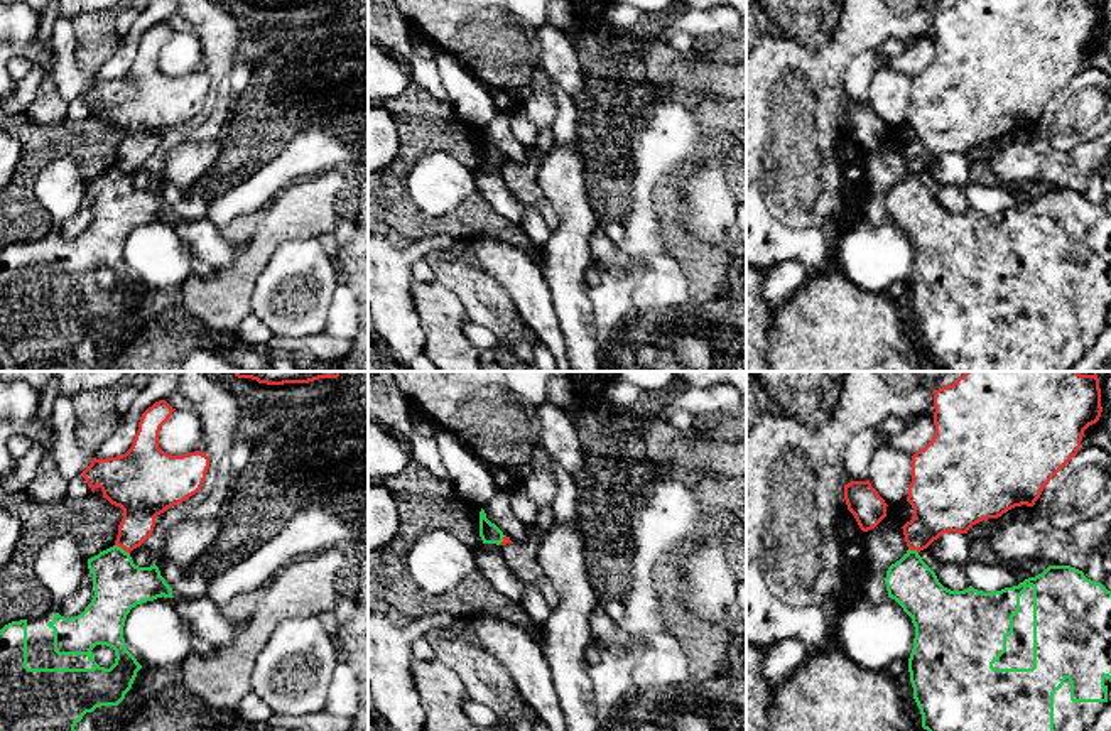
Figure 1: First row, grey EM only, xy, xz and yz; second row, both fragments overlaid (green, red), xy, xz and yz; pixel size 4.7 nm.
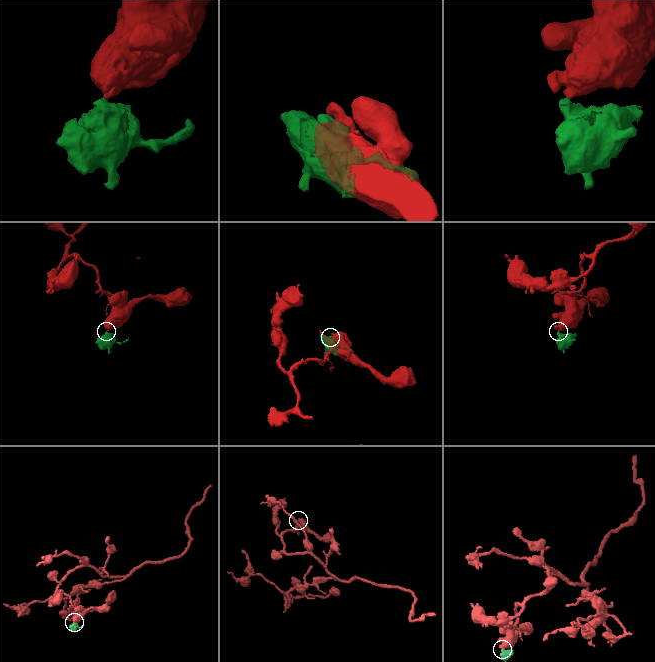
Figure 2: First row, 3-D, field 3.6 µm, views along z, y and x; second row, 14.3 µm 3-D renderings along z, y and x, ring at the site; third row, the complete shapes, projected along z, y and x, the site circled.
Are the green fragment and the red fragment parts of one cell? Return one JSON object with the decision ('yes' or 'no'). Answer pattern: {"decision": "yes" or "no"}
{"decision": "no"}

